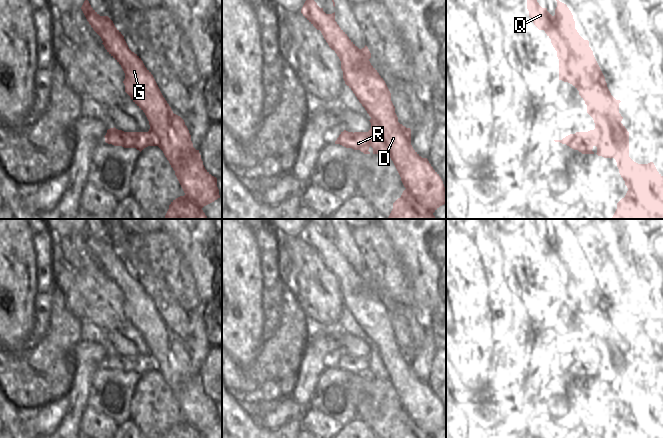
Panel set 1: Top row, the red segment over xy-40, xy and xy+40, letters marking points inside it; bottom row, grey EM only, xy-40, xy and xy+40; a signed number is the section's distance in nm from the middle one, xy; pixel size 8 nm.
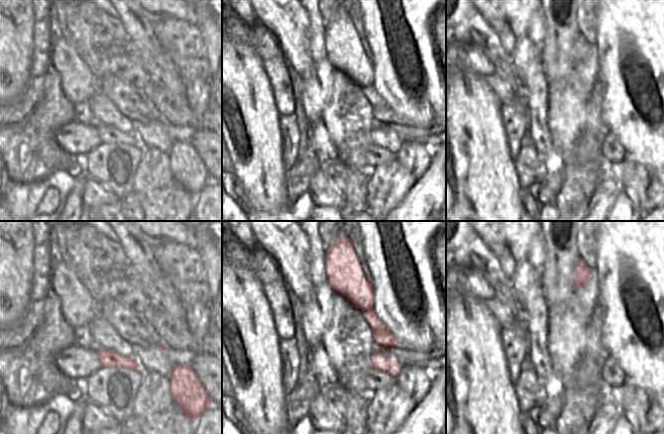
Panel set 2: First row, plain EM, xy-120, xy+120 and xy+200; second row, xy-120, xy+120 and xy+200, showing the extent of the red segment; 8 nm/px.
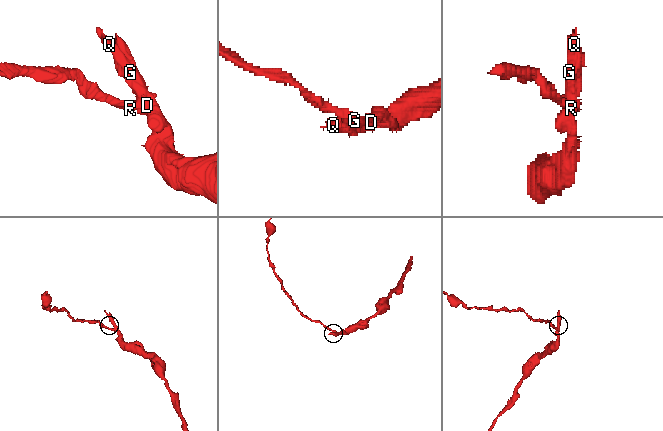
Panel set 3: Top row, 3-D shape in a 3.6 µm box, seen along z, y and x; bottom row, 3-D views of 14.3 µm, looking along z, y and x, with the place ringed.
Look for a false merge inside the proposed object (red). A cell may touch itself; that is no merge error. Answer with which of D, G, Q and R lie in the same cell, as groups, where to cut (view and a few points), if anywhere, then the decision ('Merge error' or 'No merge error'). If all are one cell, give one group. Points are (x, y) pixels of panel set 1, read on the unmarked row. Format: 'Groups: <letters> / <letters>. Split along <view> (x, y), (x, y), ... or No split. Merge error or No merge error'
Groups: D G Q / R. Split along xy (354, 356), (365, 358), (370, 369). Merge error

